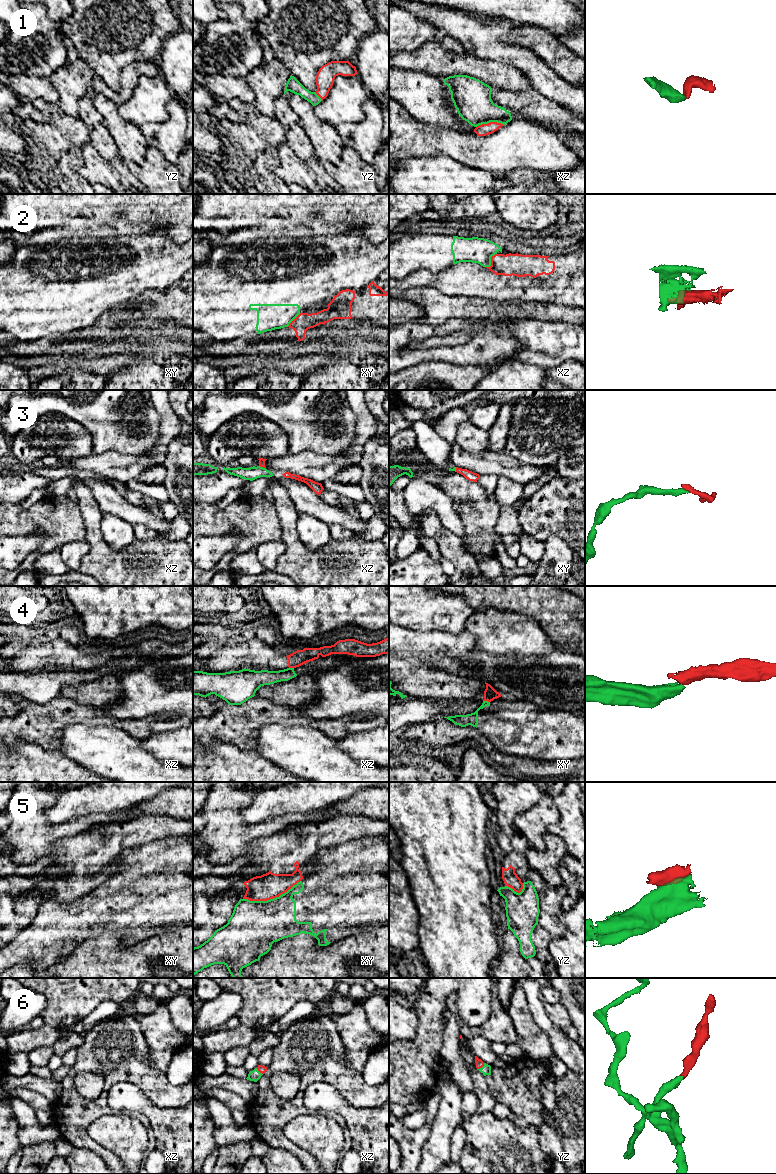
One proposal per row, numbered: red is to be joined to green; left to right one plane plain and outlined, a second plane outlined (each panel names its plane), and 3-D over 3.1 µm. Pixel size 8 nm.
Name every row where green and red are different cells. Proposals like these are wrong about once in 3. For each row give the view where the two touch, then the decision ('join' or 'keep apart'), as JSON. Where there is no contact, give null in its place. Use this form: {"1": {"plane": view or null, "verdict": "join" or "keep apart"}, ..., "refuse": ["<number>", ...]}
{"1": {"plane": "xz", "verdict": "join"}, "2": {"plane": "xz", "verdict": "keep apart"}, "3": {"plane": "xz", "verdict": "join"}, "4": {"plane": "xy", "verdict": "keep apart"}, "5": {"plane": "xy", "verdict": "keep apart"}, "6": {"plane": "yz", "verdict": "join"}, "refuse": ["2", "4", "5"]}

